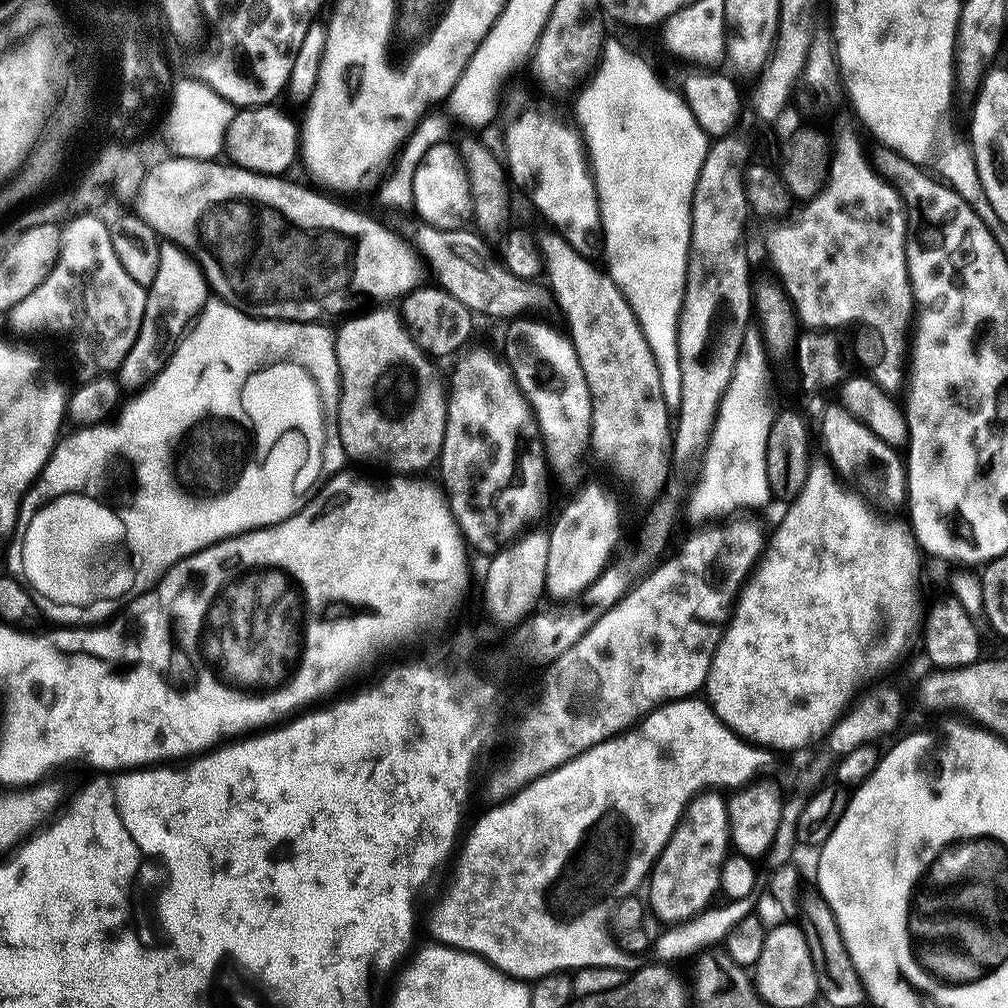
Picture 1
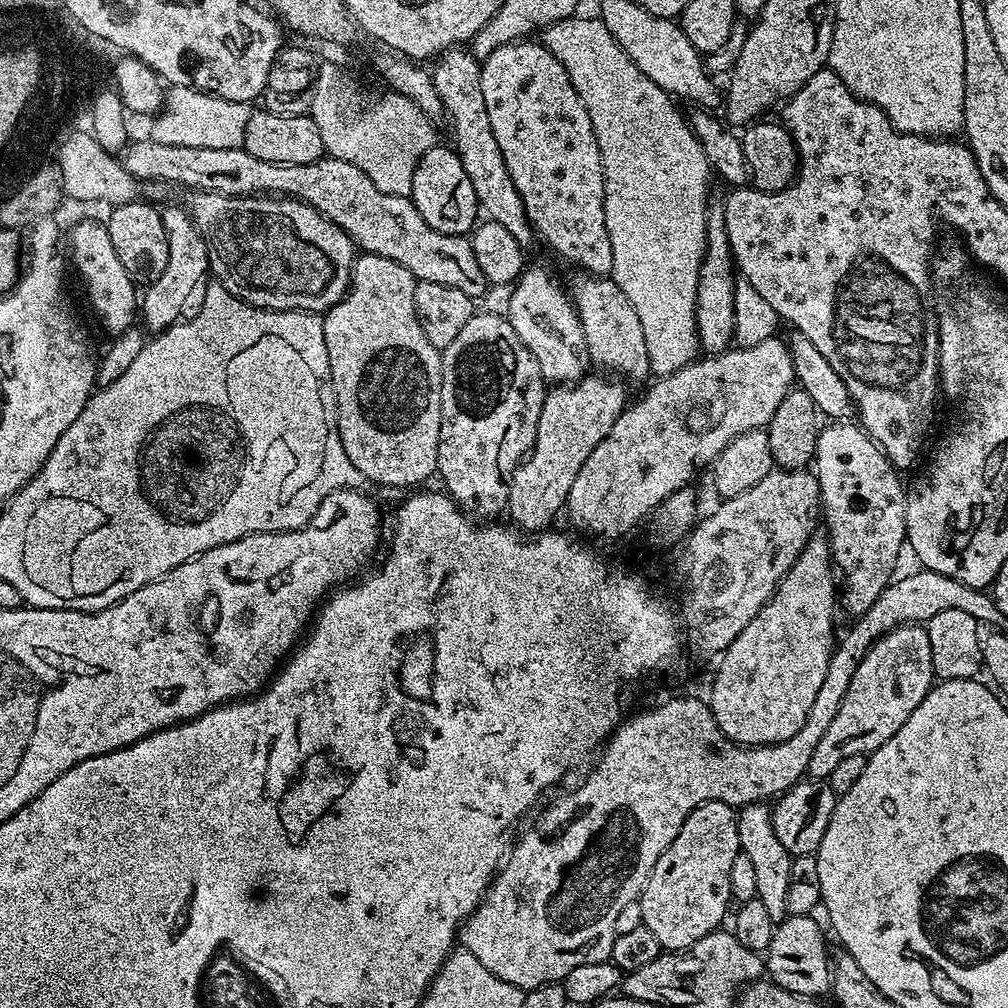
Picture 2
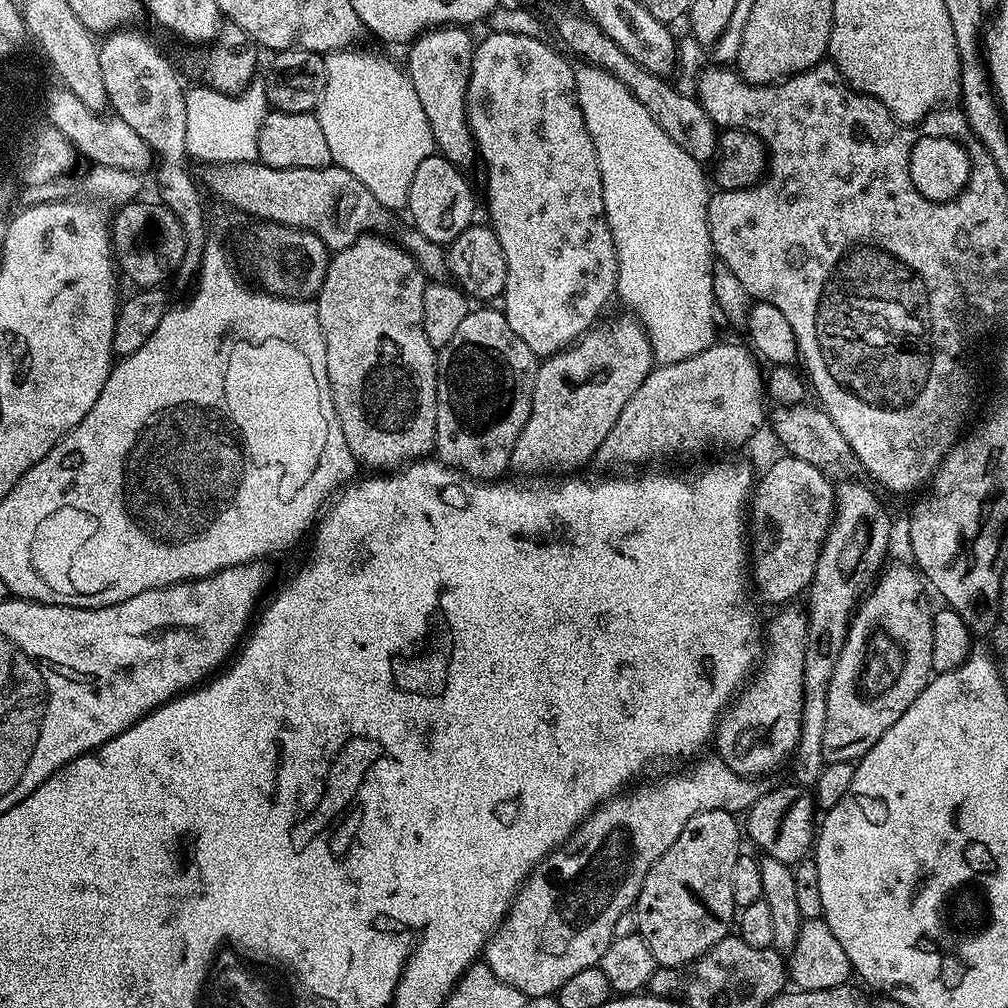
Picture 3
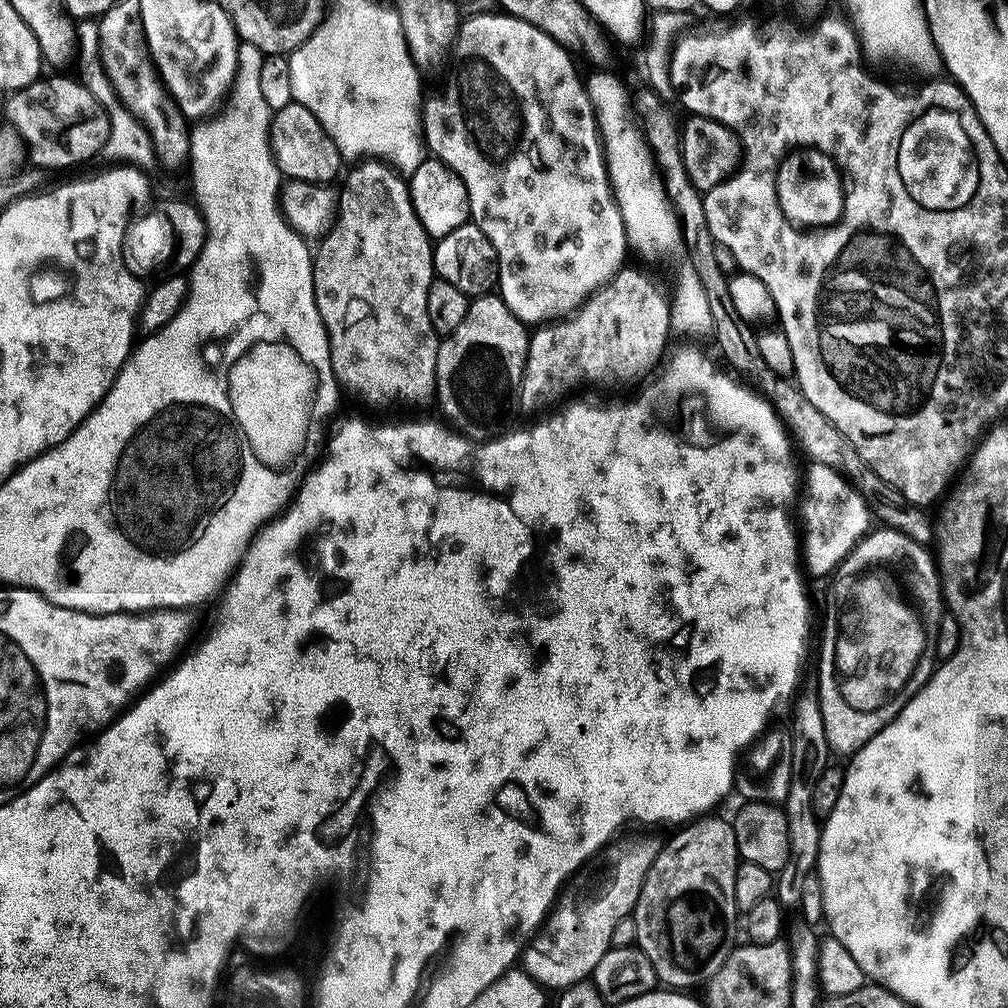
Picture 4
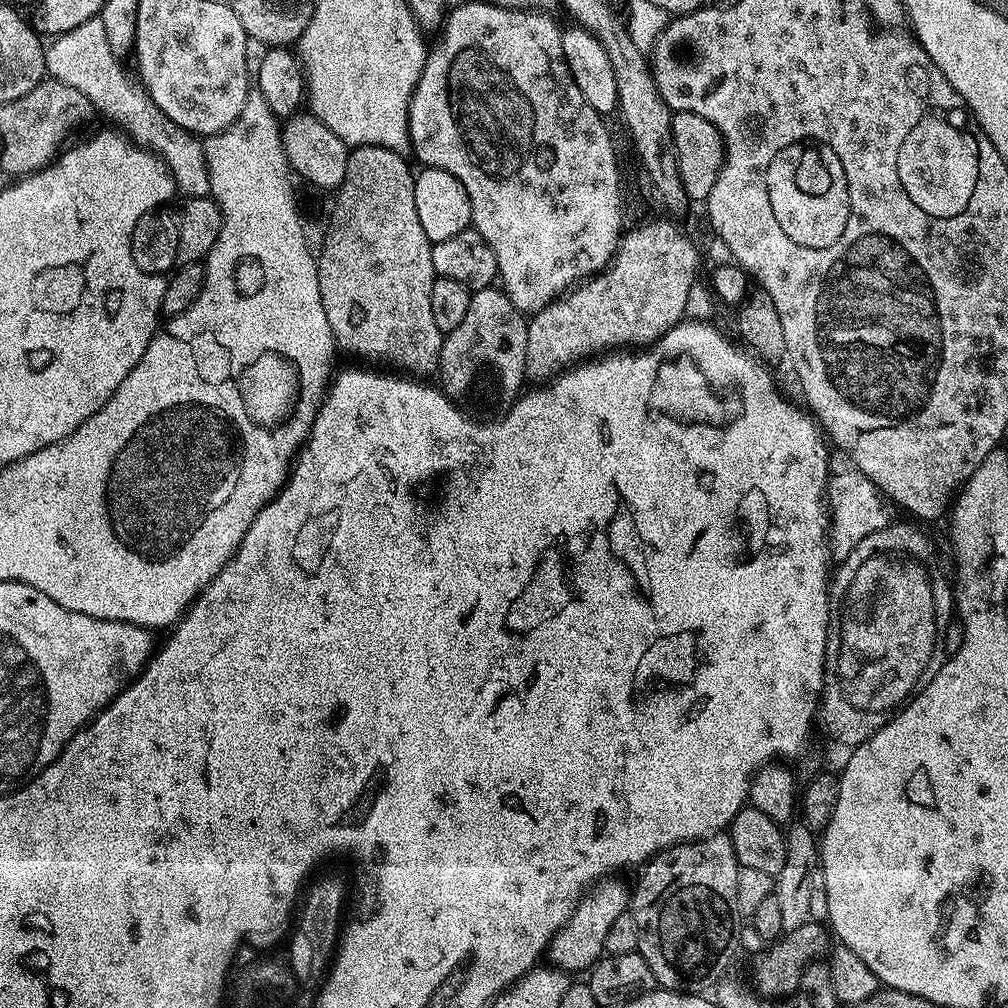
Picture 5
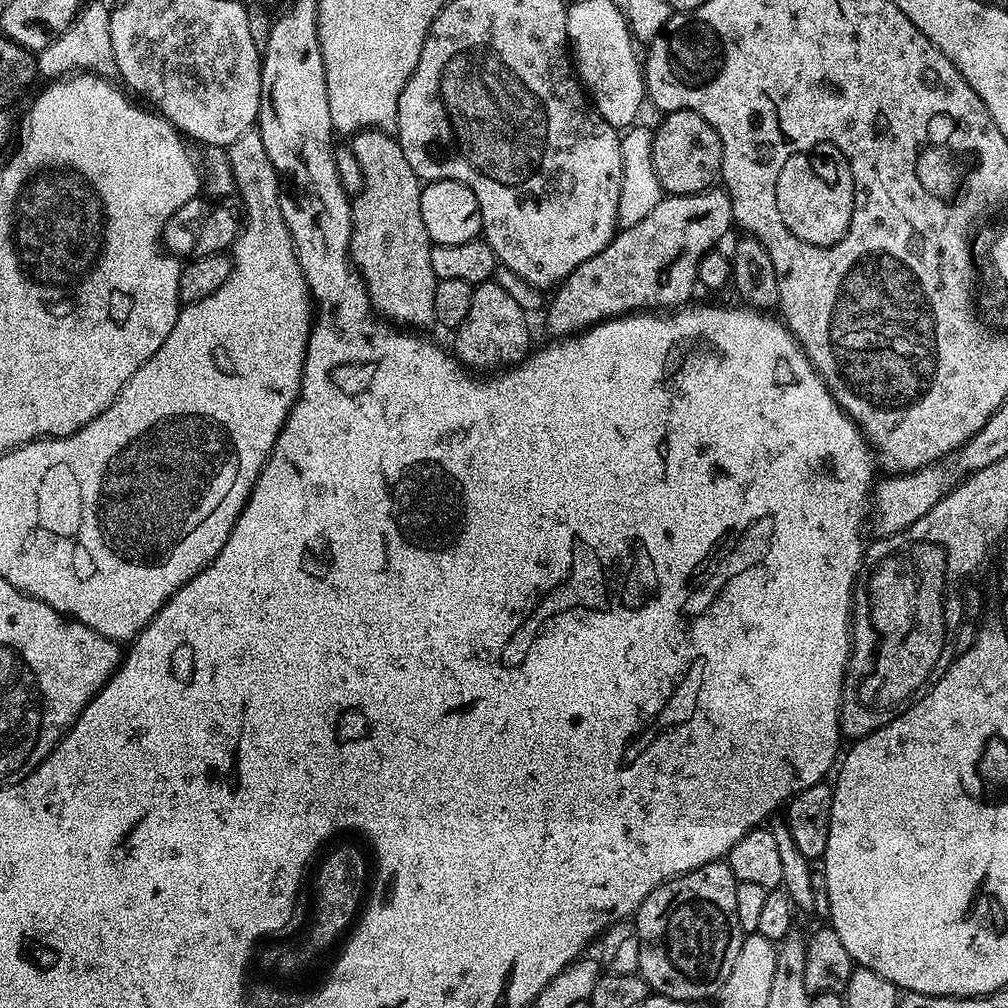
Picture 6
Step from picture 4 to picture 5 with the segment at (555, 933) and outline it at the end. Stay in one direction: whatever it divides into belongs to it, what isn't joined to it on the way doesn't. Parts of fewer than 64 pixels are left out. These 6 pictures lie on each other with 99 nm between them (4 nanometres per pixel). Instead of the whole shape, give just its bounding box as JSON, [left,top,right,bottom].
[546,882,630,974]

